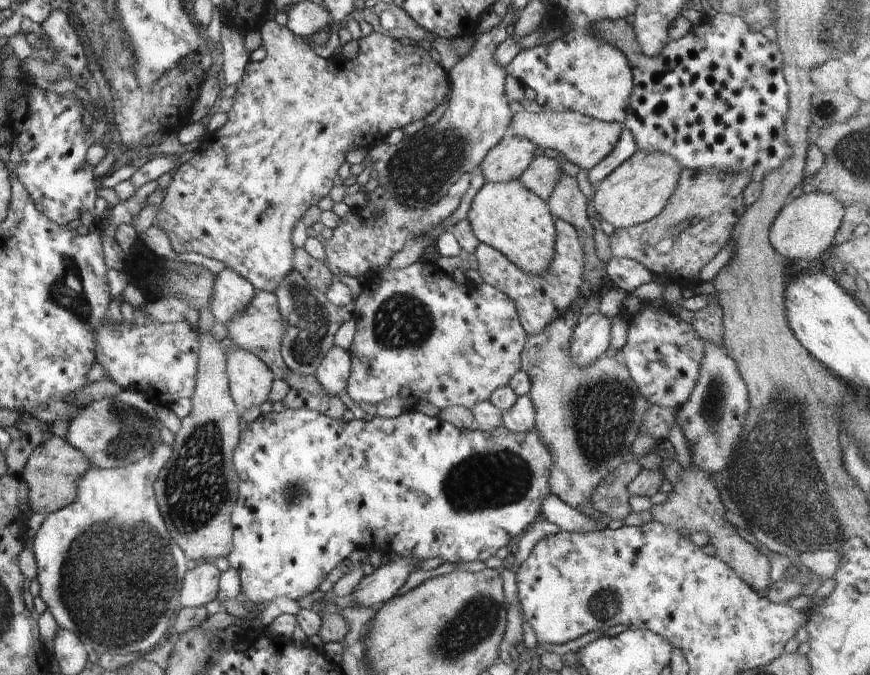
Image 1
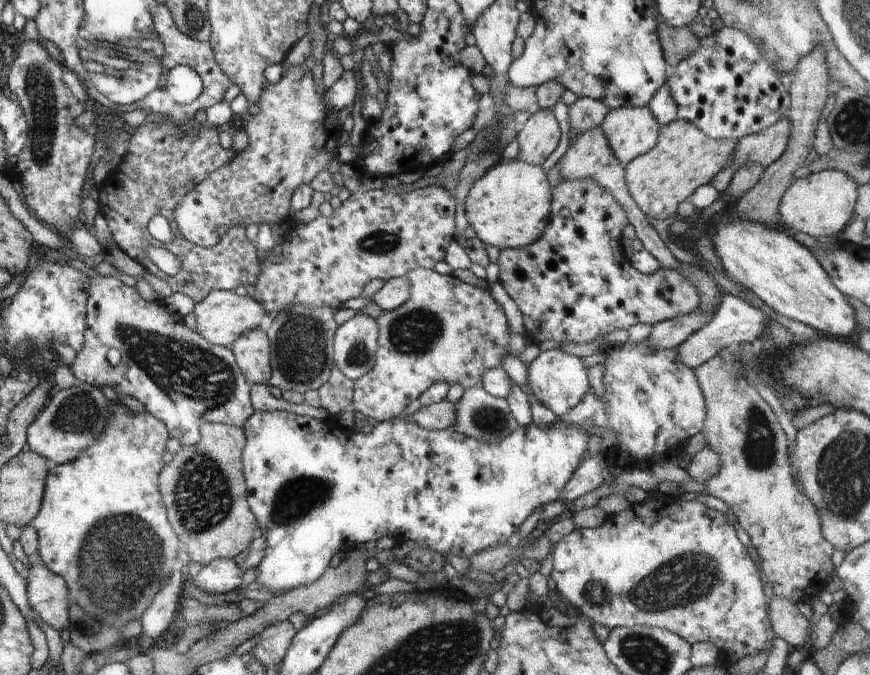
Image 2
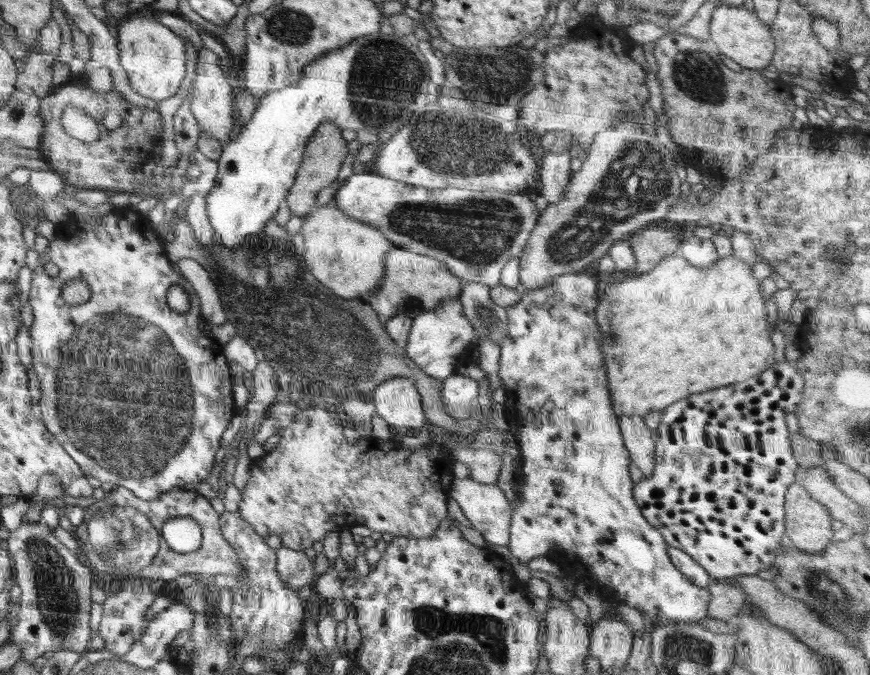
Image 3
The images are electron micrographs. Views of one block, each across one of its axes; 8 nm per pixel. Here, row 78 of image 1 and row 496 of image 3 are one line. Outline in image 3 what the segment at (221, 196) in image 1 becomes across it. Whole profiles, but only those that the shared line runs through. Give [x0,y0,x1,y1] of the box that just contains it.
[238,408,454,552]

